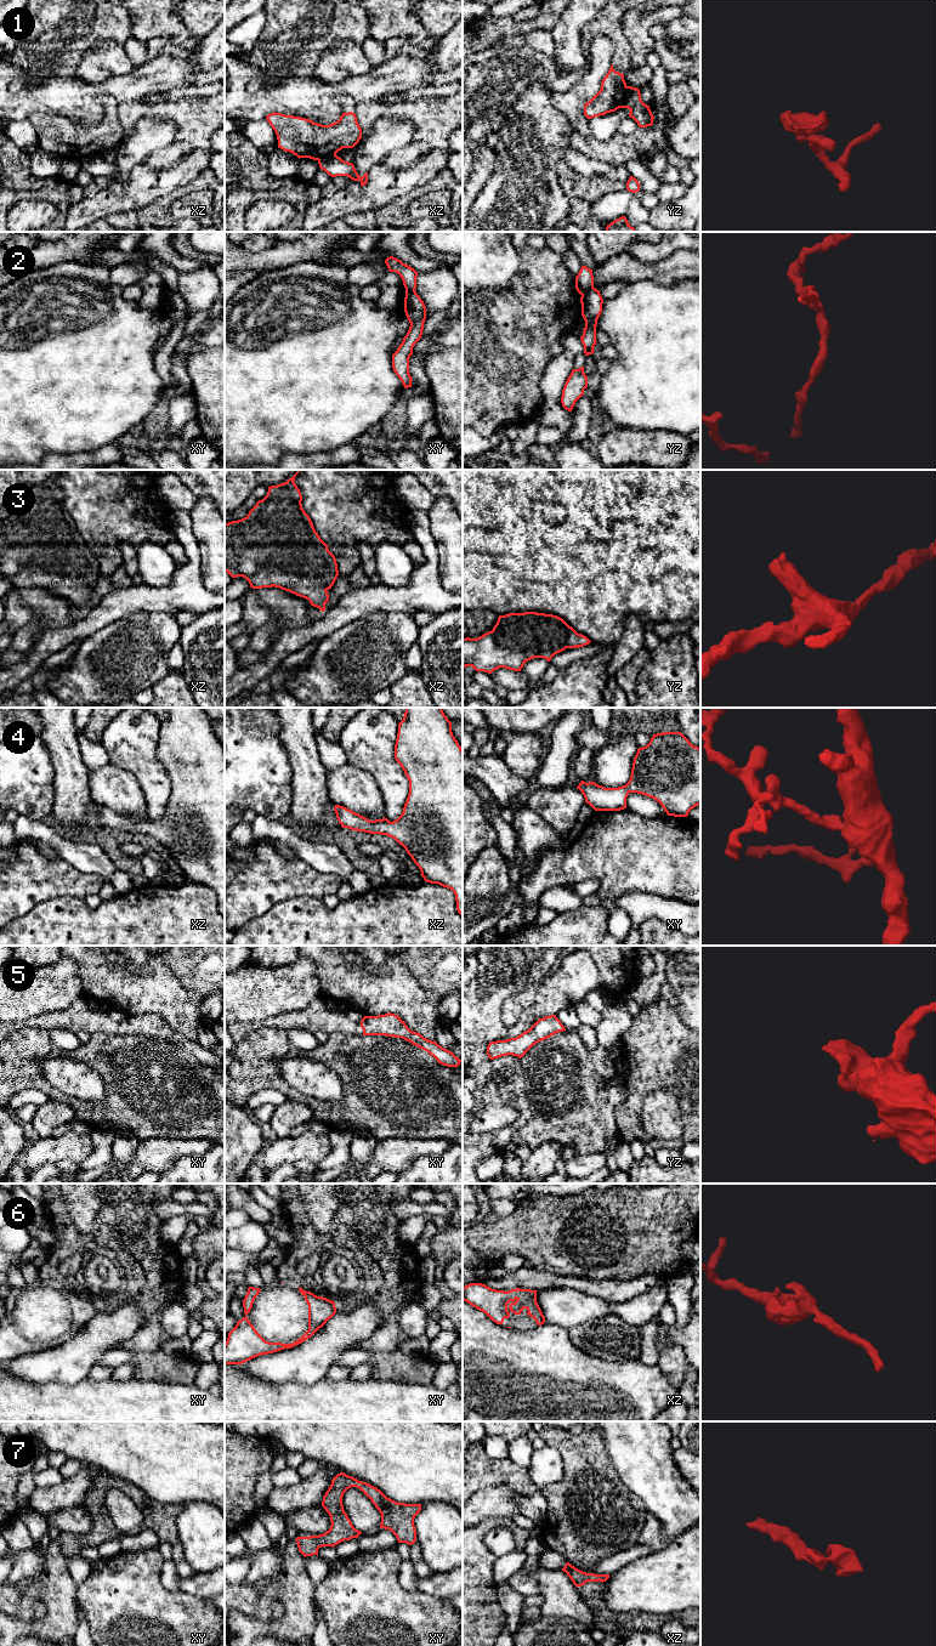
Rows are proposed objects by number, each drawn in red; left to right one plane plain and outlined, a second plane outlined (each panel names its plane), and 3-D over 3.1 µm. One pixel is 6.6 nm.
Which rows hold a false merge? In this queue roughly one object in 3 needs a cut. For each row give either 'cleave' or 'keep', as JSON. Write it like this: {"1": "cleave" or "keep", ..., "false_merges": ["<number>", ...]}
{"1": "cleave", "2": "cleave", "3": "keep", "4": "keep", "5": "keep", "6": "keep", "7": "keep", "false_merges": ["1", "2"]}

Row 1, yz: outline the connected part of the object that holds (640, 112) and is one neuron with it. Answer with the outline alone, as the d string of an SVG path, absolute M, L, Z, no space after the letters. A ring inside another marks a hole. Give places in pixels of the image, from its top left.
M626 86L624 103L624 108L630 110L629 117L637 123L639 127L653 125L654 117L649 109L649 106L642 102L639 89Z

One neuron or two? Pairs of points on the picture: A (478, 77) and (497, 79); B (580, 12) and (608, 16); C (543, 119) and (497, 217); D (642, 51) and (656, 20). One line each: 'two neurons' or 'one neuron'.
A: one neuron
B: two neurons
C: one neuron
D: one neuron

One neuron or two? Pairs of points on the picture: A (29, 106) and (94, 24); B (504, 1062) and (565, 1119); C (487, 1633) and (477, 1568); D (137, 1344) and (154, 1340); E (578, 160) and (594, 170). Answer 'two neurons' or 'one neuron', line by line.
A: two neurons
B: two neurons
C: one neuron
D: one neuron
E: one neuron

